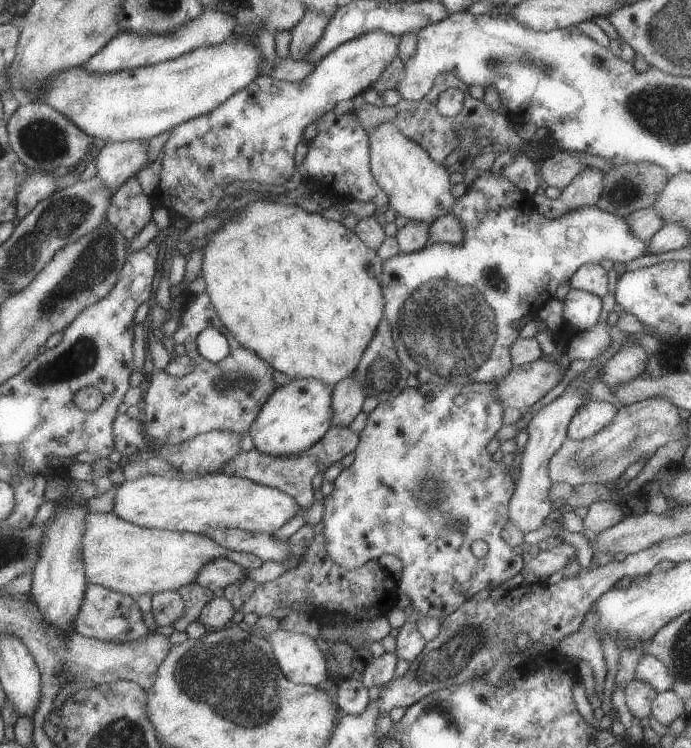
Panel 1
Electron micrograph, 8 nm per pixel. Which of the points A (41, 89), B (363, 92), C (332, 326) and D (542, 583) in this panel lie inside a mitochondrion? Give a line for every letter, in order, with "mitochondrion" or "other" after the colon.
A: other
B: other
C: other
D: other

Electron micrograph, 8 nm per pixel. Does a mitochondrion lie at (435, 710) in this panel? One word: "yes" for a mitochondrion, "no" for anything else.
yes

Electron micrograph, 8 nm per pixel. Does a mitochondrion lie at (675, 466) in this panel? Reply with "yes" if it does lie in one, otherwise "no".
no

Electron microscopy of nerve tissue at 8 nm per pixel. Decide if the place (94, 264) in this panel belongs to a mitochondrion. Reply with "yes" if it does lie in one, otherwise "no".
yes

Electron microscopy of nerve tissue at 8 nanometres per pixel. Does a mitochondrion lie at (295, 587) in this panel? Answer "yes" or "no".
yes

